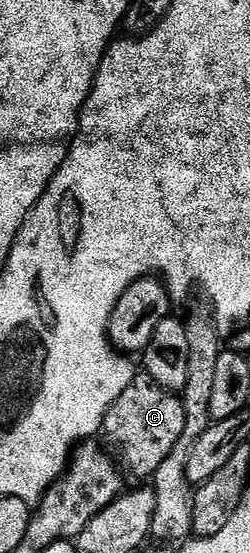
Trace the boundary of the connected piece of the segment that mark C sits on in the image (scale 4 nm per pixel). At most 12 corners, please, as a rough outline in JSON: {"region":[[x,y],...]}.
{"region":[[140,373],[104,414],[102,435],[144,481],[182,437],[175,391]]}

